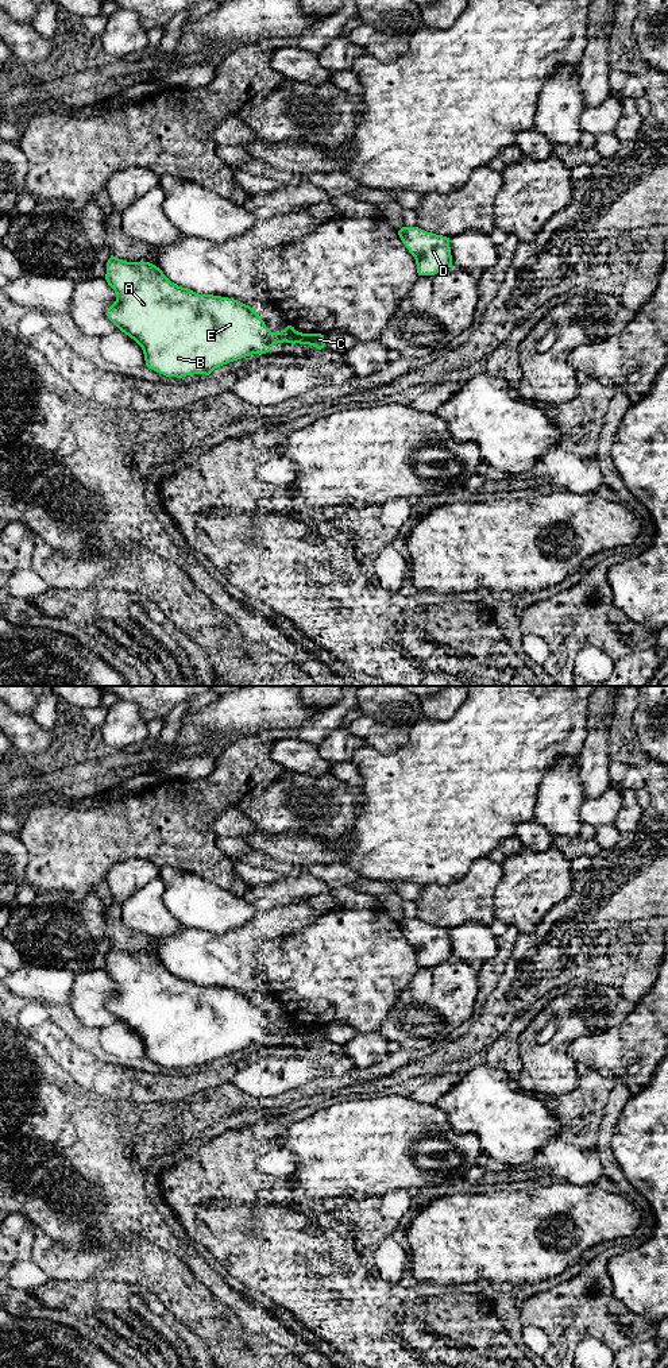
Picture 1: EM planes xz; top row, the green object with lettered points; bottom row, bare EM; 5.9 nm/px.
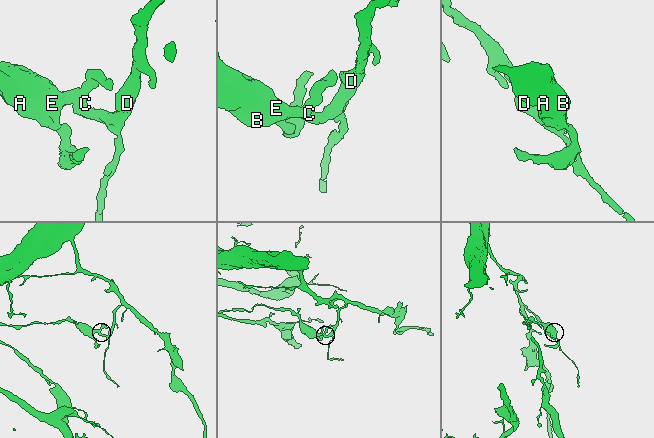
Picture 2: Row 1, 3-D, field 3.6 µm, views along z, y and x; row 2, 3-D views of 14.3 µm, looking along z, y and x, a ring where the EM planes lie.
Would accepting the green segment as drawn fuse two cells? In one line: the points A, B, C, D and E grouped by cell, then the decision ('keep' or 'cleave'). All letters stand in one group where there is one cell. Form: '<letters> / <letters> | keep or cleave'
A B E / C D | cleave

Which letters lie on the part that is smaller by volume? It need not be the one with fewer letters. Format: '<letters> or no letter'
A, B, E

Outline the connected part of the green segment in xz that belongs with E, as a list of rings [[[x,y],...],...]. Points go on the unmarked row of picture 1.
[[[111,947],[105,971],[116,984],[116,993],[107,1001],[108,1010],[142,1038],[146,1057],[166,1068],[209,1067],[229,1053],[266,1045],[277,1034],[300,1034],[294,1018],[271,1024],[250,997],[178,978],[150,953],[127,953]]]

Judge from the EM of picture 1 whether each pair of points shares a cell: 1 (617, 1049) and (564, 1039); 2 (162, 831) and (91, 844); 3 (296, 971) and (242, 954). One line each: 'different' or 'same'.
1: different
2: same
3: different

